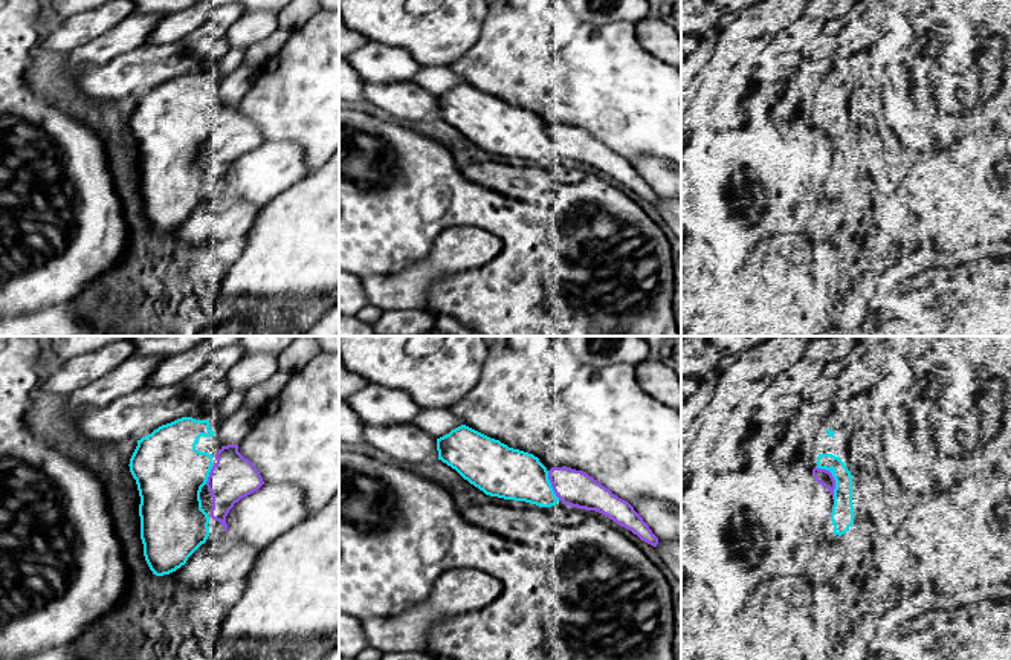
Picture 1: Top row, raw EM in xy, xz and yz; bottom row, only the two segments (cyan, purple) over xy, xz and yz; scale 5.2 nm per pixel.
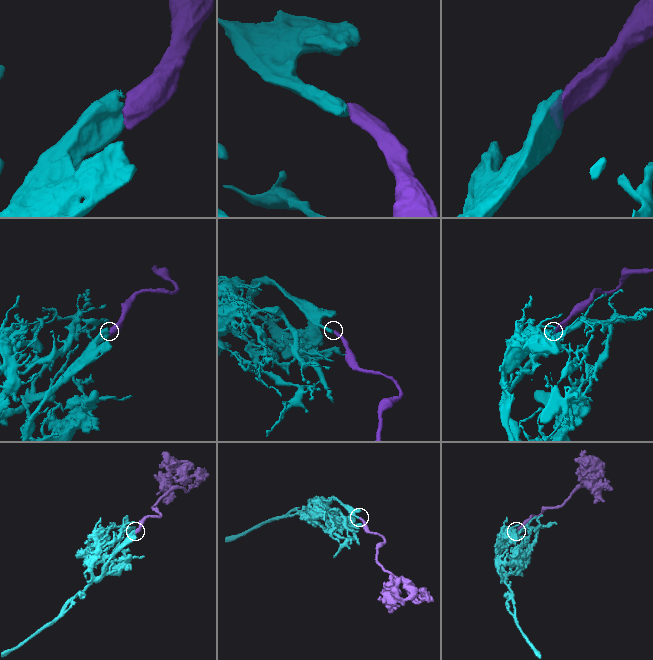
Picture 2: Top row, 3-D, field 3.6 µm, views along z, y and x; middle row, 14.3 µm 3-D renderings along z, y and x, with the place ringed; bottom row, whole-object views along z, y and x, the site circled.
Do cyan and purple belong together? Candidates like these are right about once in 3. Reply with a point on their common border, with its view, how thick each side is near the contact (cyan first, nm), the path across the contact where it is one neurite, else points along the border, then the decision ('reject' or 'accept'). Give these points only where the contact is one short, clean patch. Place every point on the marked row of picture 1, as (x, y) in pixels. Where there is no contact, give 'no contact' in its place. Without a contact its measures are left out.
contact yz (834, 478); calibres 120 and 90 nm; accept

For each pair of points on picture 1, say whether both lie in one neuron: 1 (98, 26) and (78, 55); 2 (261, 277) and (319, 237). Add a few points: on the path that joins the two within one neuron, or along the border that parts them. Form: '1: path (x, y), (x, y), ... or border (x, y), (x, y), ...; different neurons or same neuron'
1: border (119, 22), (67, 54); different neurons
2: path (275, 263), (306, 243); same neuron

